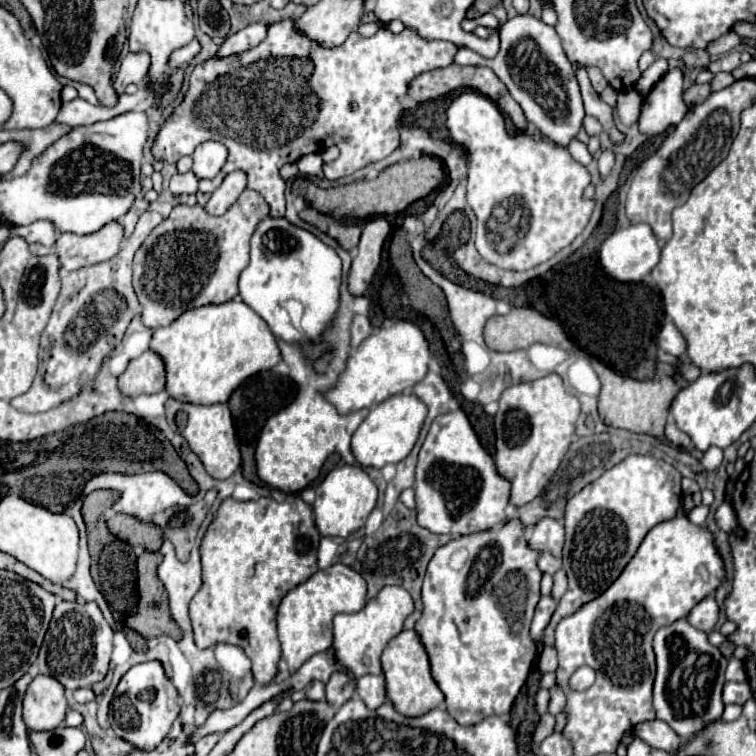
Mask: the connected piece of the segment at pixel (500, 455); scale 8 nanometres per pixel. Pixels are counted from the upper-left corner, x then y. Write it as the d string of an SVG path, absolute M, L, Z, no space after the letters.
M549 374L533 382L507 388L499 398L499 410L495 414L495 468L511 482L511 504L523 506L531 502L555 470L559 468L573 436L579 416L579 400L565 392L559 374Z

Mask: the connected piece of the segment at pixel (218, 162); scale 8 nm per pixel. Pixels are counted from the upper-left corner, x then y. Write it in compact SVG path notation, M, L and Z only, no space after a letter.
M203 142L193 152L193 172L197 178L215 178L227 162L227 148L219 142Z

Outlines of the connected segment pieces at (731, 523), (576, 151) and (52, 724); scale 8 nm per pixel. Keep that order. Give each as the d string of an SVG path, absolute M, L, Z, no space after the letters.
M723 502L715 512L715 524L725 532L735 532L735 512L731 512L731 504Z
M573 140L571 144L569 144L569 152L571 152L571 156L579 162L579 164L583 164L583 166L587 166L593 158L591 158L591 154L589 154L589 150L587 150L587 146L583 144L583 142L579 142L579 140Z
M35 676L25 692L23 698L23 722L29 730L51 730L63 724L67 714L67 702L65 702L65 688L51 676Z

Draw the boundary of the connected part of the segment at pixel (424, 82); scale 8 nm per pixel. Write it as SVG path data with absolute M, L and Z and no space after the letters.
M449 64L449 66L445 66L445 68L435 68L435 70L423 72L423 74L419 74L417 78L413 78L413 80L409 82L407 94L409 94L413 100L417 100L417 102L425 102L425 100L435 100L435 98L439 98L439 96L443 96L443 94L447 94L447 92L457 90L457 88L473 88L473 90L481 92L483 96L491 98L503 112L507 112L507 114L511 116L513 124L515 124L521 132L527 130L527 120L525 120L525 114L523 114L521 106L511 98L511 94L507 92L507 86L505 86L505 84L495 76L495 72L493 72L491 68L487 68L487 66L457 66L457 64Z

